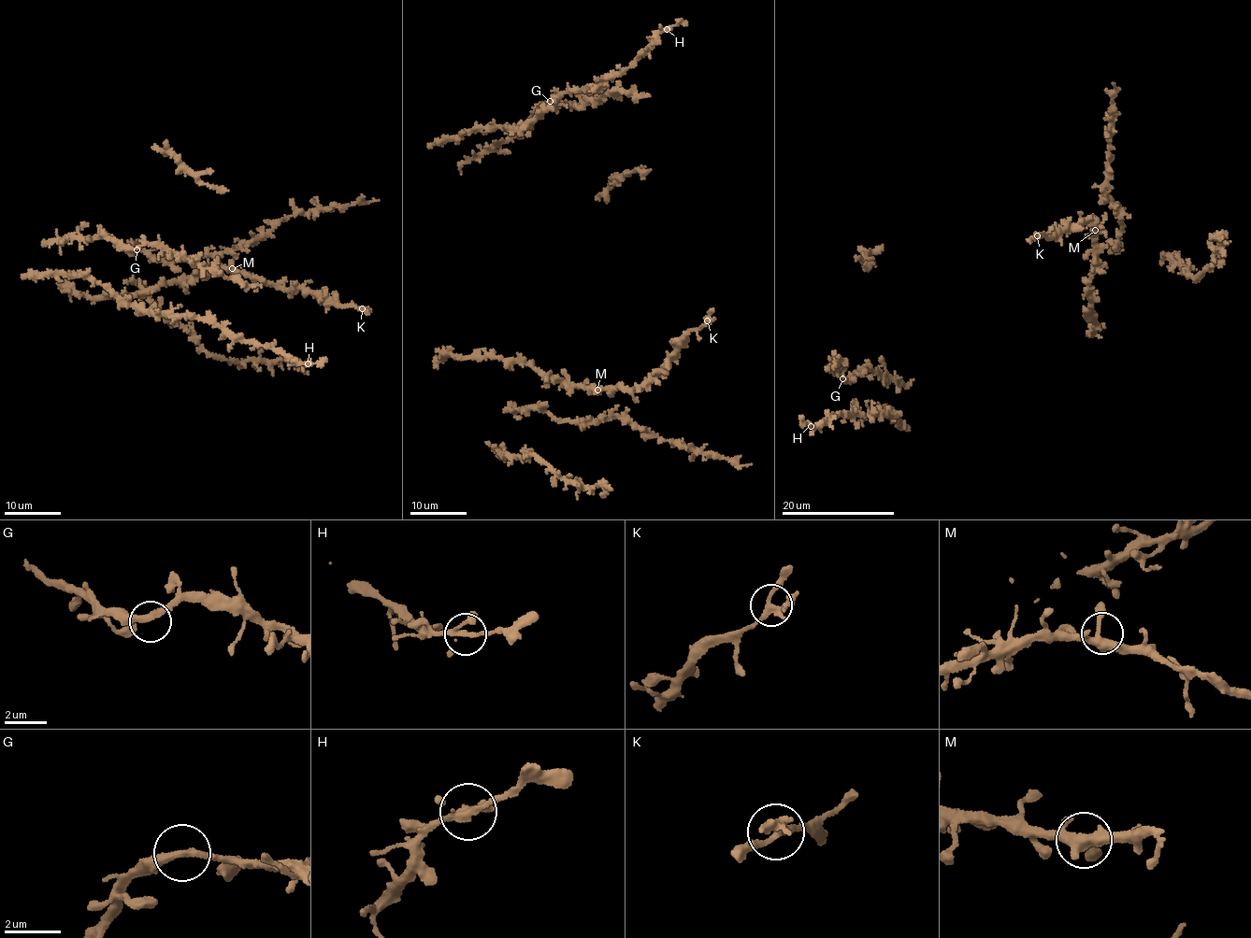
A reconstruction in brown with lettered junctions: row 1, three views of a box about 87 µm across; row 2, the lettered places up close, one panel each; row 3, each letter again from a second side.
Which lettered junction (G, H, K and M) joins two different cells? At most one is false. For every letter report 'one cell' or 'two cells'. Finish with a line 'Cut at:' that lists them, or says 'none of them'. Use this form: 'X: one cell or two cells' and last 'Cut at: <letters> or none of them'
G: one cell
H: one cell
K: one cell
M: one cell
Cut at: none of them

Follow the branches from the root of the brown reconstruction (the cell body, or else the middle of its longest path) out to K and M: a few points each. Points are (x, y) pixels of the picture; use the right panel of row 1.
K: (1086, 333), (1096, 325), (1086, 289), (1097, 224), (1086, 220), (1048, 236), (1037, 235)
M: (1086, 333), (1096, 325), (1090, 318), (1090, 299), (1086, 289), (1093, 268), (1095, 230)

